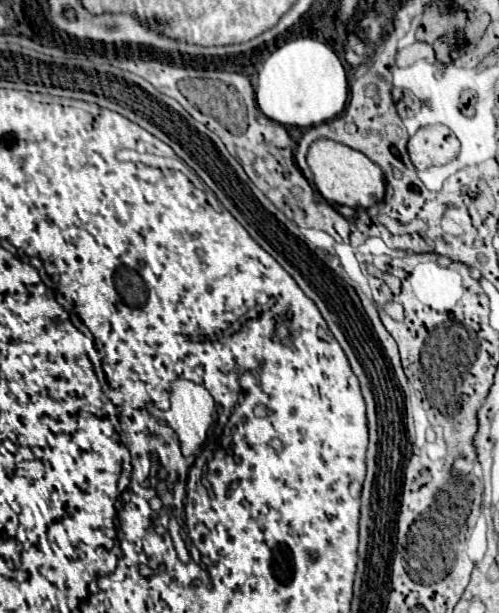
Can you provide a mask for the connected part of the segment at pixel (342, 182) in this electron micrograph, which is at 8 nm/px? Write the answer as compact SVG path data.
M317 139L311 143L306 160L312 173L311 182L331 205L369 209L375 203L383 201L383 197L385 197L383 171L361 151L355 151L347 145L331 141L331 139Z

